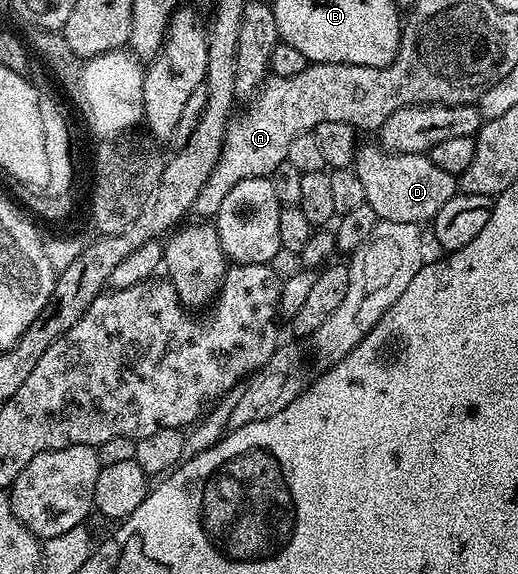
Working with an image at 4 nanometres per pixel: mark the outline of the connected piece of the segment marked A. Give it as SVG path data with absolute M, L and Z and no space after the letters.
M293 77L268 78L252 98L248 113L230 120L225 130L224 149L193 205L194 214L199 214L196 216L205 219L216 216L223 199L239 181L272 176L274 169L288 160L291 143L285 143L285 83L293 83Z

